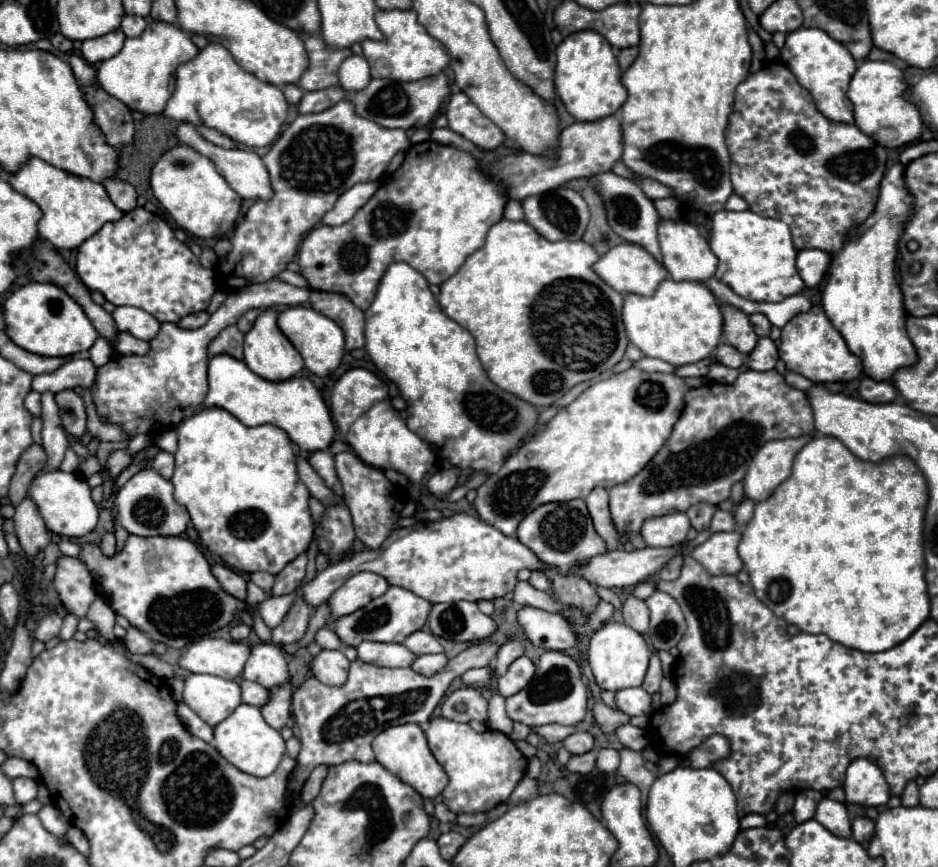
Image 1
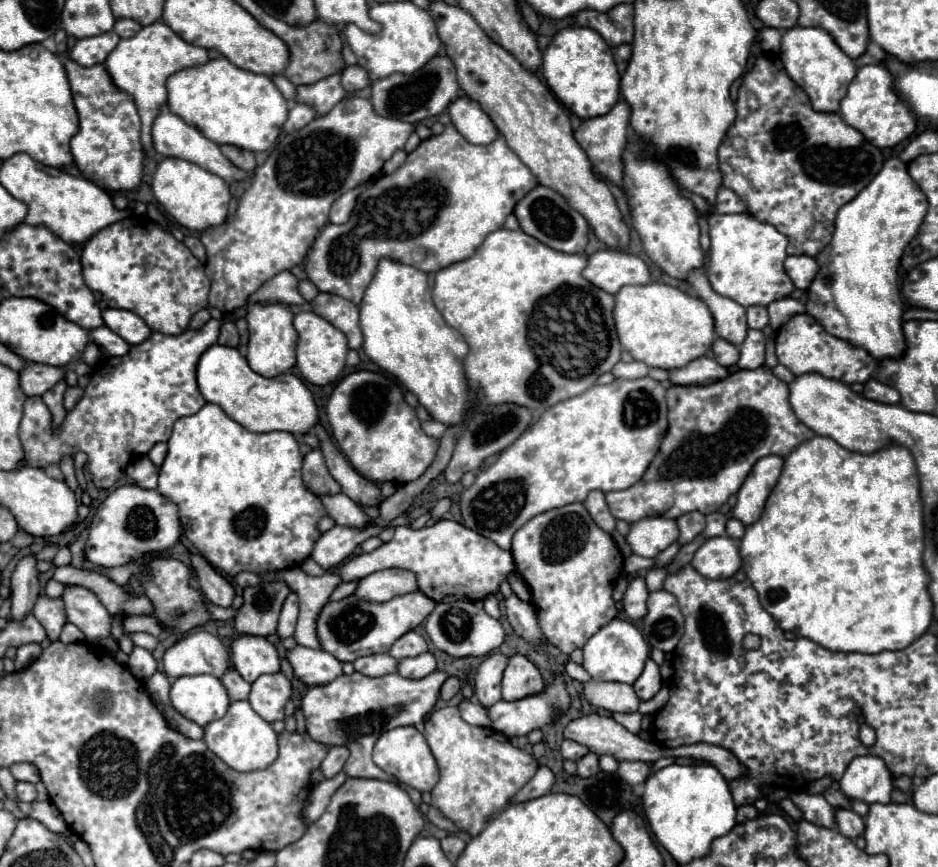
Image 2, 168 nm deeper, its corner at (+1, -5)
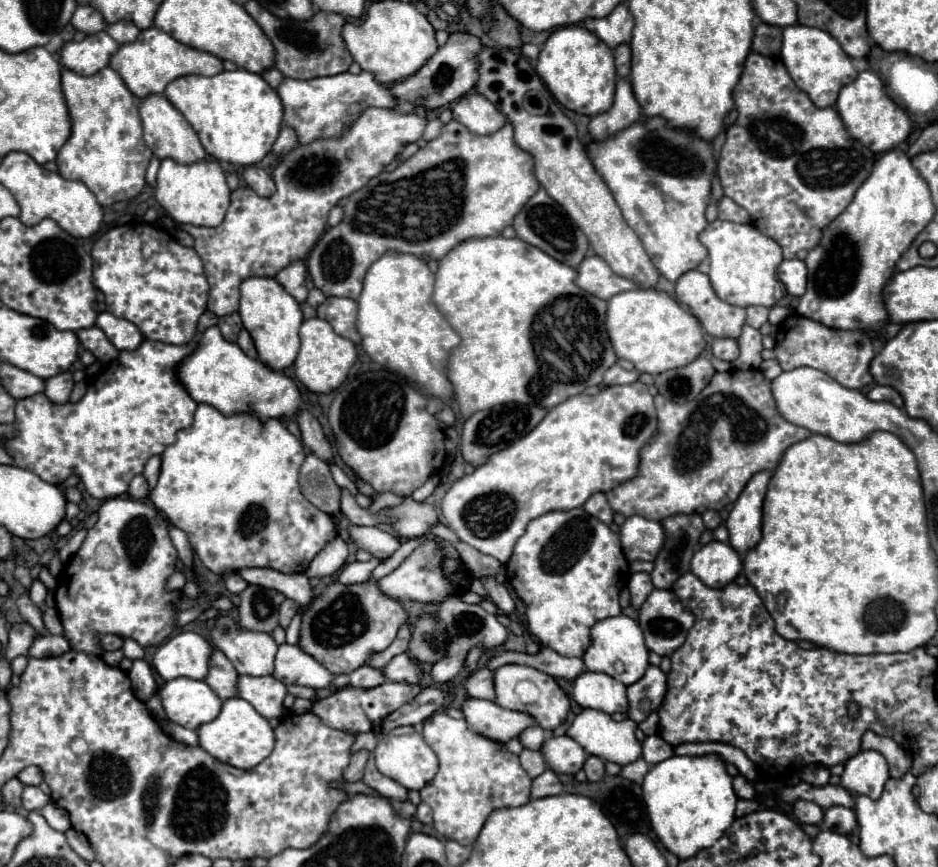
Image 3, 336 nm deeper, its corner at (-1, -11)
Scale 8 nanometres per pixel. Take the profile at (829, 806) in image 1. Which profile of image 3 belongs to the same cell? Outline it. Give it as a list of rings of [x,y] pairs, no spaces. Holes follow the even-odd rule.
[[[796,801],[794,803],[794,817],[804,825],[816,825],[820,827],[824,821],[824,809],[812,801]]]

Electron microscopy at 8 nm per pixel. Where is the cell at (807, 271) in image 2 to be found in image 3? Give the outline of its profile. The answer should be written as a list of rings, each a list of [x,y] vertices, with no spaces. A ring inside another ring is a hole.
[[[792,259],[792,261],[782,261],[778,267],[778,275],[776,275],[784,285],[786,291],[794,297],[800,297],[802,293],[806,293],[806,281],[808,281],[808,269],[804,265],[804,261],[800,259]]]

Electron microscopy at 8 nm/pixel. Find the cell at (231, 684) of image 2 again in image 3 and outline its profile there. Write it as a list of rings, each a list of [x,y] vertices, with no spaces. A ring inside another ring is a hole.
[[[214,649],[212,657],[210,657],[210,671],[204,679],[214,693],[220,699],[232,699],[238,697],[238,671],[234,669],[234,665],[230,665],[230,661],[224,657],[222,651]]]

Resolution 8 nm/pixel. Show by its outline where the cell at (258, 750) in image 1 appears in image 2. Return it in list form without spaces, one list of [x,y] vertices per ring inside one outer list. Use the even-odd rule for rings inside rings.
[[[232,701],[226,715],[204,727],[204,743],[212,753],[216,753],[228,767],[236,771],[256,771],[266,769],[278,757],[278,737],[270,723],[264,723],[256,711],[252,711],[248,701]]]

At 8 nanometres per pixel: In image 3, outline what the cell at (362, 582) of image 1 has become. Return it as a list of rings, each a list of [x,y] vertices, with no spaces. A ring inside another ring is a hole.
[[[426,539],[410,557],[404,559],[404,563],[398,569],[394,569],[390,575],[382,577],[378,581],[378,587],[386,597],[396,599],[396,601],[422,601],[422,603],[438,601],[440,603],[452,595],[450,579],[444,577],[444,573],[440,569],[440,561],[442,561],[442,555],[438,553],[436,543],[432,539]]]

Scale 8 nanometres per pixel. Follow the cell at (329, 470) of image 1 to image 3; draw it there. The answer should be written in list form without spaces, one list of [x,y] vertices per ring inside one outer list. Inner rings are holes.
[[[314,453],[300,467],[300,491],[318,509],[340,509],[340,487],[334,483],[328,463]]]

